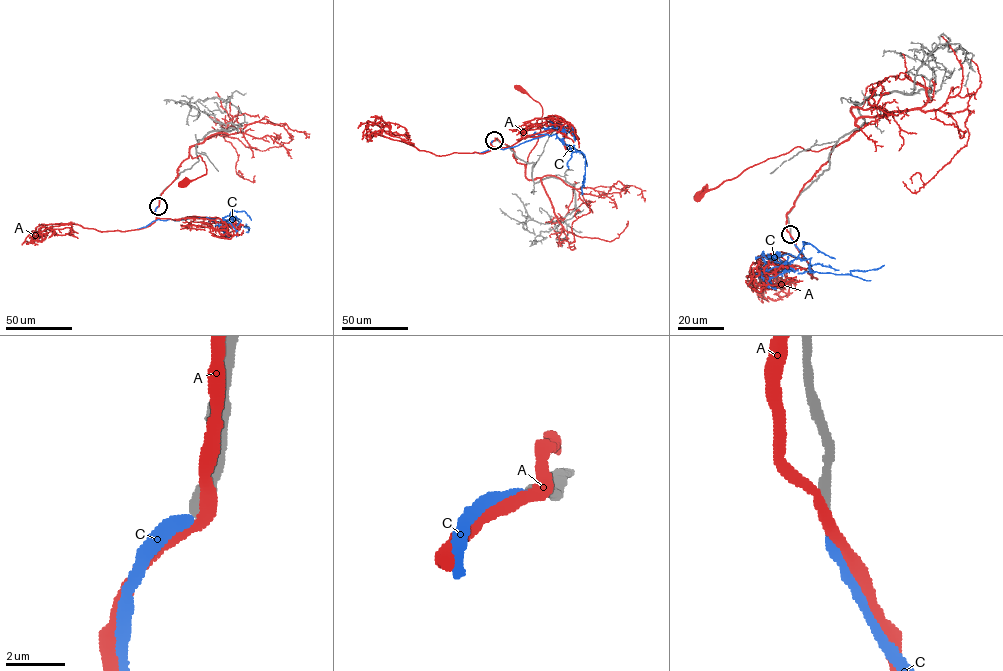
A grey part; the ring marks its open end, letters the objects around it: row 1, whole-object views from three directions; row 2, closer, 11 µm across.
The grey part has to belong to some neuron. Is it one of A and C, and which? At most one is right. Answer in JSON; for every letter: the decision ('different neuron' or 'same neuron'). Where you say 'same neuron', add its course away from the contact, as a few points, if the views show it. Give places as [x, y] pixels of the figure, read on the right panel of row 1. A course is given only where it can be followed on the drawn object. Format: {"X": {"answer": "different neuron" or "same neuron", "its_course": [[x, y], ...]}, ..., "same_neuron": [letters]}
{"A": {"answer": "different neuron"}, "C": {"answer": "same neuron", "its_course": [[790, 234], [805, 259], [773, 256], [781, 263], [799, 257], [809, 259], [811, 272], [849, 274], [884, 265]]}, "same_neuron": ["C"]}

